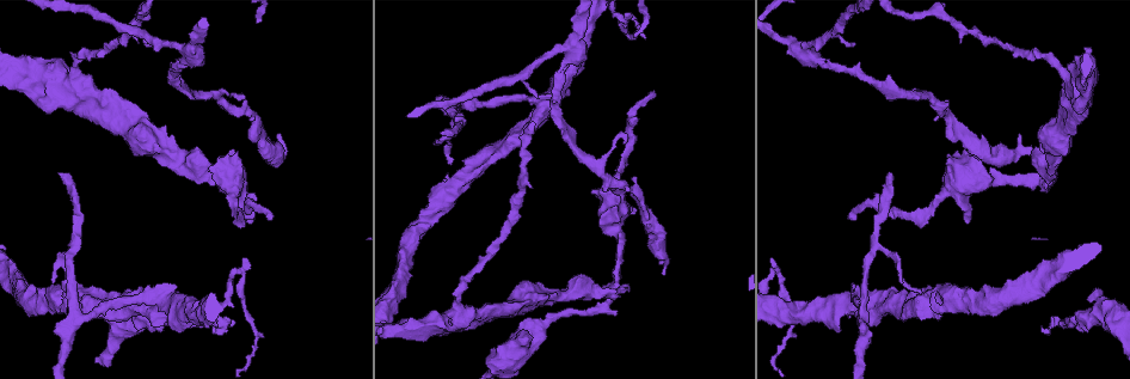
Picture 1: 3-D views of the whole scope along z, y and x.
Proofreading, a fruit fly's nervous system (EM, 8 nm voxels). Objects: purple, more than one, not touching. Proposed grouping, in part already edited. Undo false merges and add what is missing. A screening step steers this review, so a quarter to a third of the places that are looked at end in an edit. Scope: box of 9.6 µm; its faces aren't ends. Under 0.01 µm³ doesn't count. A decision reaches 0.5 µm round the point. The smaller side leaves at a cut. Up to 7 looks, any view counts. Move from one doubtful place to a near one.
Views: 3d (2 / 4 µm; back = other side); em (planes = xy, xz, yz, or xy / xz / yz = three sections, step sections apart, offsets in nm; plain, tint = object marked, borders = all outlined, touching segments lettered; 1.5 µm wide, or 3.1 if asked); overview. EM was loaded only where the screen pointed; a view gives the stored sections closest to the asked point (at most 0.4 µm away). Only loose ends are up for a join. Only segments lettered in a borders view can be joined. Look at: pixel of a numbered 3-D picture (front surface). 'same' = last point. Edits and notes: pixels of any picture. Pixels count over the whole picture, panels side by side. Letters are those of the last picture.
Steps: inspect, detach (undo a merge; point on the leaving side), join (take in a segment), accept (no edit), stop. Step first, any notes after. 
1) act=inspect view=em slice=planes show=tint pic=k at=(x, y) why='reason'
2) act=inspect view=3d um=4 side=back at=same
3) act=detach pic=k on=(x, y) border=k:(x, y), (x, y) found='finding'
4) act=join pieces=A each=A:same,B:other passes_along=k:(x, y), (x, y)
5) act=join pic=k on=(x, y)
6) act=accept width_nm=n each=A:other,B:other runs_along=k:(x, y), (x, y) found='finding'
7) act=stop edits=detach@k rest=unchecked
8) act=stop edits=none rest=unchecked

act=inspect view=em slice=yz step=8 show=plain pic=1 at=(545, 109) why='three arms meet'

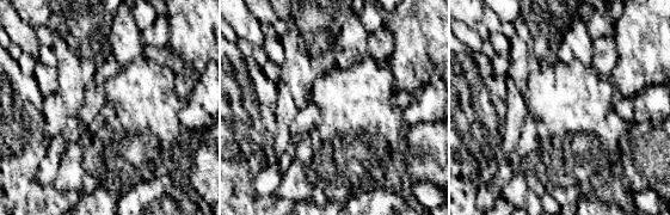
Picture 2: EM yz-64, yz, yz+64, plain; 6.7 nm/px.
act=inspect view=em slice=yz step=8 show=borders at=same why='see the neighbours'

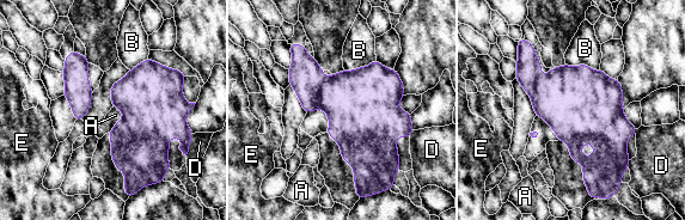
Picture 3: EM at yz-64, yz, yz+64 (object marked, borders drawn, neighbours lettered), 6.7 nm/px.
act=detach pic=3 on=(305, 73) each=A:other,B:other,D:other,E:other border=3:(319, 85), (316, 92), (316, 108) found='a second cell is stuck on'

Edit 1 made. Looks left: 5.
act=inspect view=3d um=2 pic=1 at=(1095, 290) why='stops while still wide'

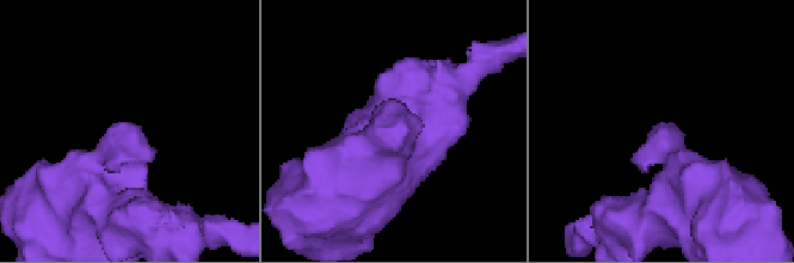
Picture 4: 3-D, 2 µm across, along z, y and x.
act=inspect view=em slice=yz step=4 show=borders pic=4 at=(404, 127) why='now the EM'

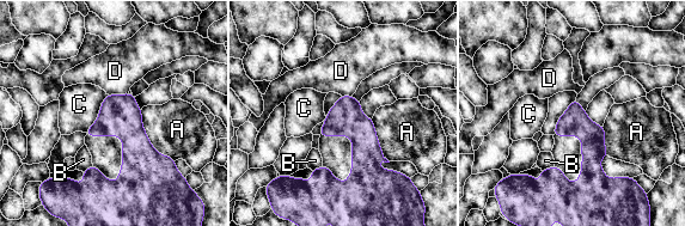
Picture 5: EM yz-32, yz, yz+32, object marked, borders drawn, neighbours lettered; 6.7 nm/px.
act=accept each=A:other,B:other,C:other,D:other border=5:(108, 95), (98, 117), (84, 132) found='none of them fits'

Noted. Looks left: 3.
act=stop edits=detach@3 rest=unchecked

